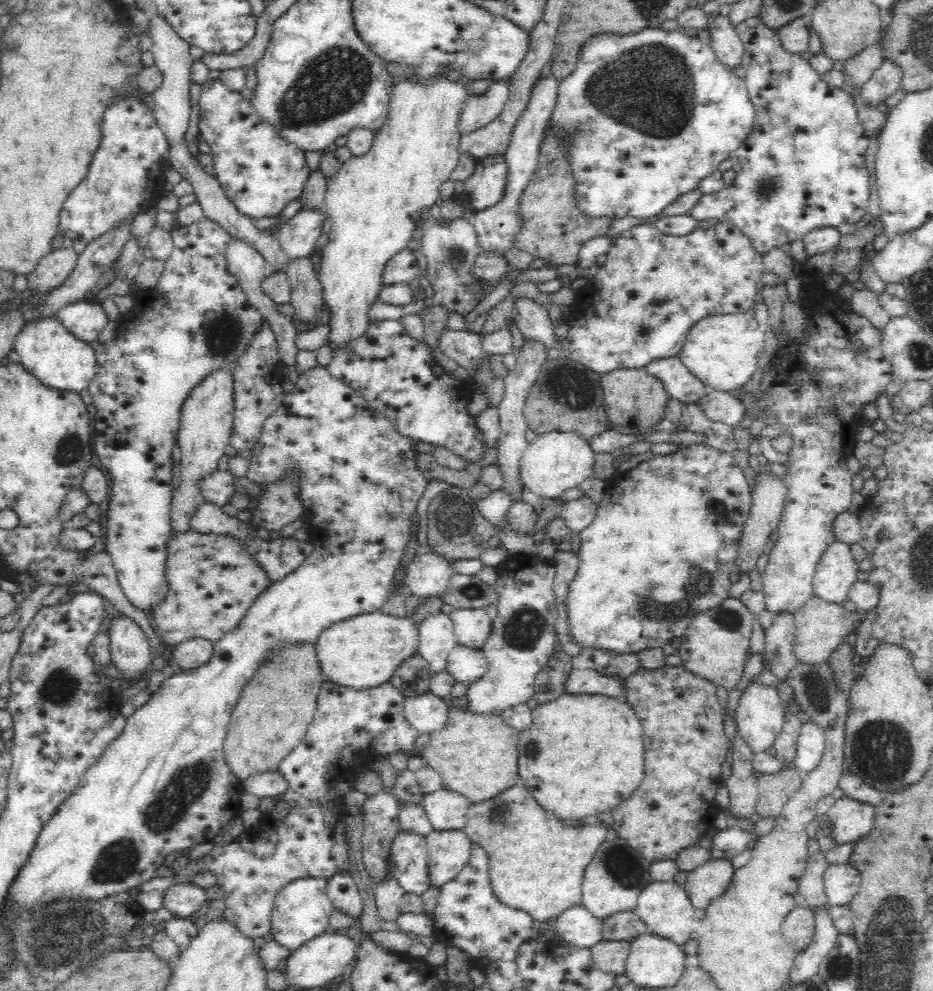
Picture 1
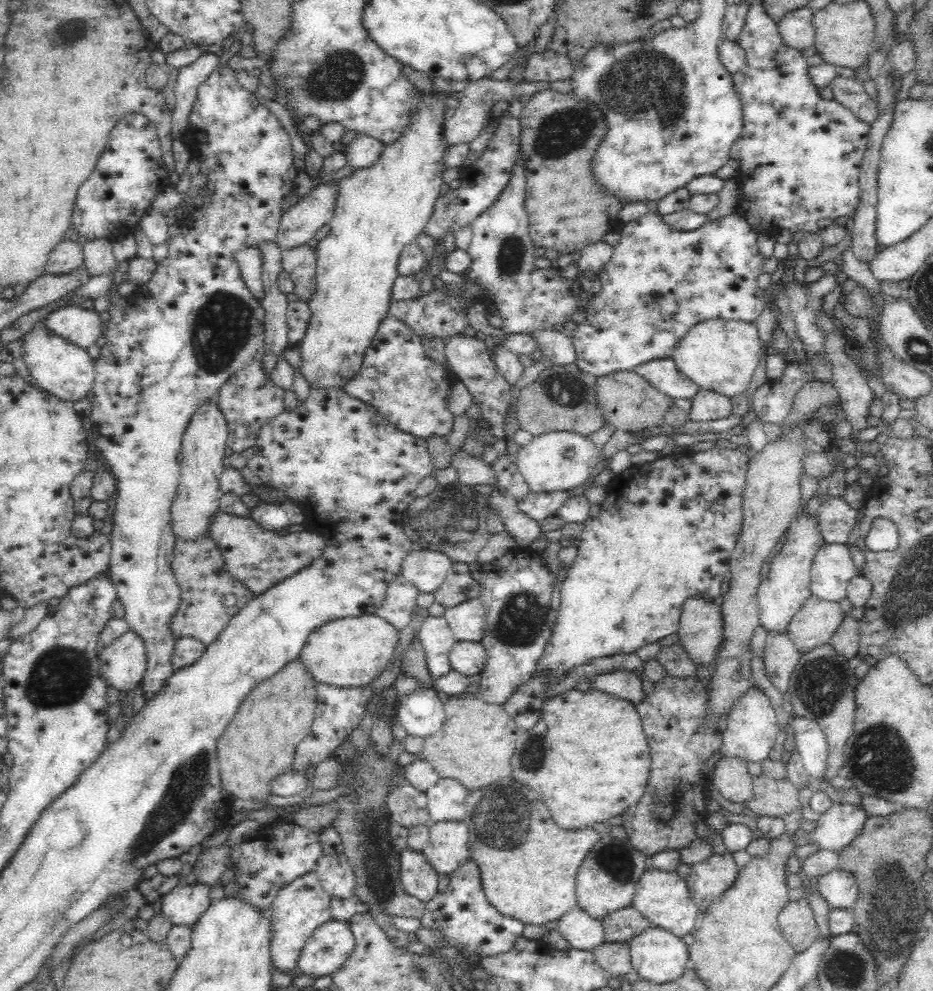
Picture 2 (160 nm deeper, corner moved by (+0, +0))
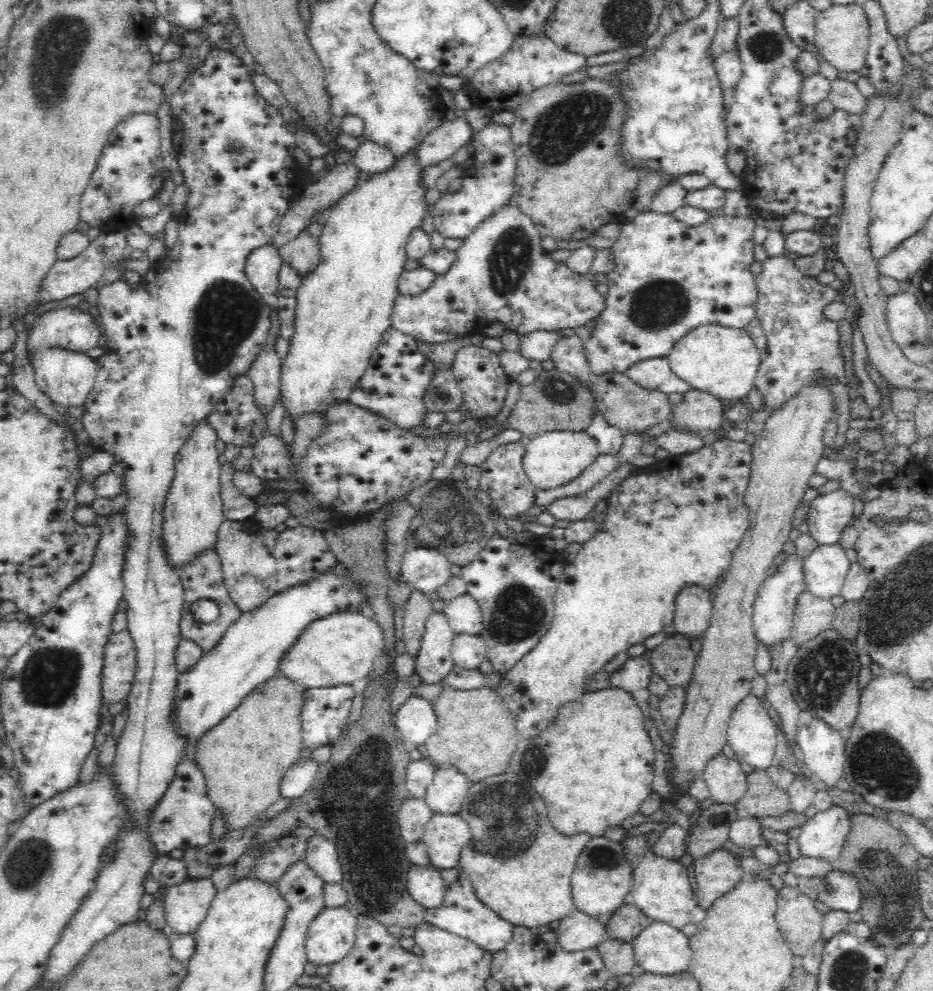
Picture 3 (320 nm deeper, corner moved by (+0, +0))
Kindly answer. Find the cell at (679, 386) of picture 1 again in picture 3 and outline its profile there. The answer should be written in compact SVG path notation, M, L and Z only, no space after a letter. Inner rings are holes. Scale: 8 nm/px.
M667 357L648 359L634 364L626 373L639 385L664 394L686 394L692 385L676 376Z

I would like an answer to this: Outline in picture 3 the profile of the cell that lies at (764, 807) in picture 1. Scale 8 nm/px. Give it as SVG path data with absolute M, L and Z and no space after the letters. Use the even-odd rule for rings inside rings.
M765 769L747 774L748 790L734 805L740 814L752 817L782 816L792 811L790 795L776 786Z

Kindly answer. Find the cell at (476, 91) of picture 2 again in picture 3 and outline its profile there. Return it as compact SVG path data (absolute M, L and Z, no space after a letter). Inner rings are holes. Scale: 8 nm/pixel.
M467 118L443 119L440 126L426 135L418 146L423 168L452 157L470 140L472 140L472 126Z

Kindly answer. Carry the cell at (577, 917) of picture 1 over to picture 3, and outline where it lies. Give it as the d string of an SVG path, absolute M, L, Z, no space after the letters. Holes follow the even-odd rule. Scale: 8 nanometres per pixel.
M574 910L560 919L557 943L568 952L595 949L606 937L603 918L590 916L580 910Z

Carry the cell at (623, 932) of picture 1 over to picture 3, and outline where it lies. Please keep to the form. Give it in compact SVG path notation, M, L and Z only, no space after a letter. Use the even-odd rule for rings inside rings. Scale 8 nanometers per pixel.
M632 901L618 907L605 919L606 937L632 942L642 930L653 923Z

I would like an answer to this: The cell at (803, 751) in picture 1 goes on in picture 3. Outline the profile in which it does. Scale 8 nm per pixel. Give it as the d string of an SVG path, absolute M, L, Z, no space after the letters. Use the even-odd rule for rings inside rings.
M804 707L796 726L795 740L804 755L804 770L827 787L833 787L843 777L847 735L834 732Z

